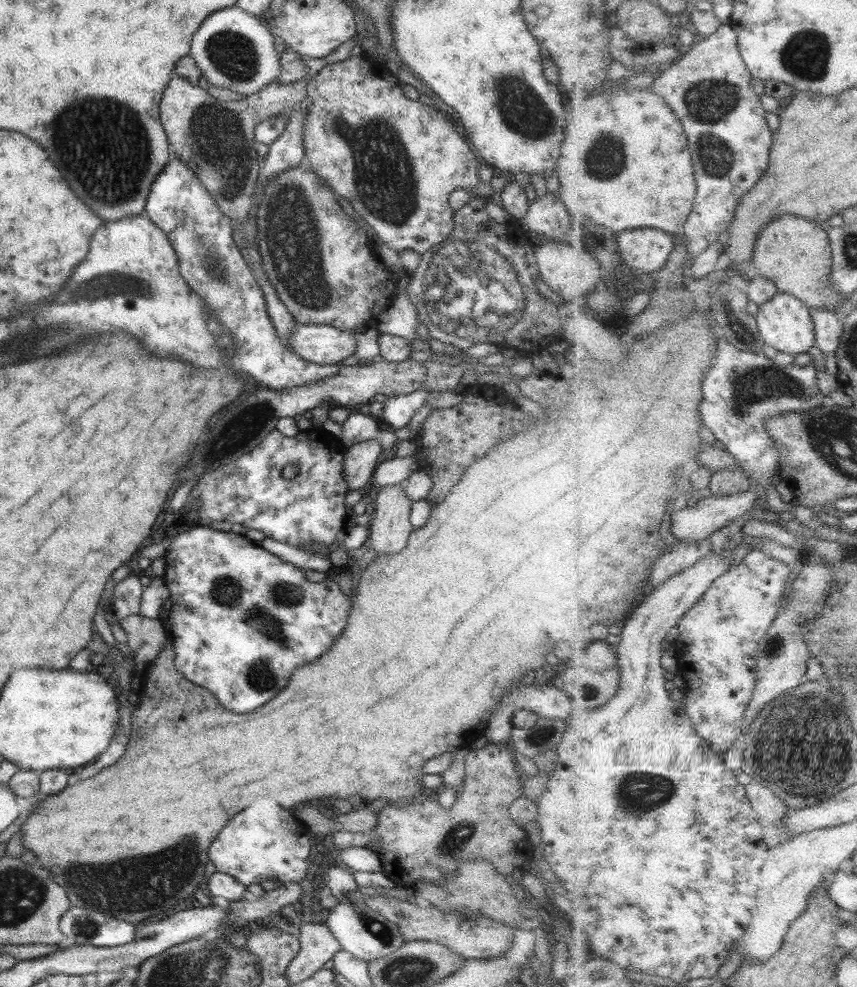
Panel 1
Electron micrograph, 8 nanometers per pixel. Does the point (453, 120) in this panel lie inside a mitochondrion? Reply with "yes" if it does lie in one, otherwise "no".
no

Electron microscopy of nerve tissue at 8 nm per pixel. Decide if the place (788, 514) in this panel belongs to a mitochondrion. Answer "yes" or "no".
no

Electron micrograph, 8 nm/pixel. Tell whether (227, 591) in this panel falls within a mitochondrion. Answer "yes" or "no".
yes

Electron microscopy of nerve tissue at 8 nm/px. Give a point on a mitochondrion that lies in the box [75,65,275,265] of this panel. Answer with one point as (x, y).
(213, 128)

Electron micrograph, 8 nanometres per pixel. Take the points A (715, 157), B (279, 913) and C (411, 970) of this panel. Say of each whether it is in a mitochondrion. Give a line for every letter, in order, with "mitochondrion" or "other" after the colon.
A: mitochondrion
B: other
C: mitochondrion

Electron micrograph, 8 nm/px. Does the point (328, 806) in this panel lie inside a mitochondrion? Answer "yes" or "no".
no

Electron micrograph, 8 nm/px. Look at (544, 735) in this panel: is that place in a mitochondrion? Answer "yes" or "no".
yes

